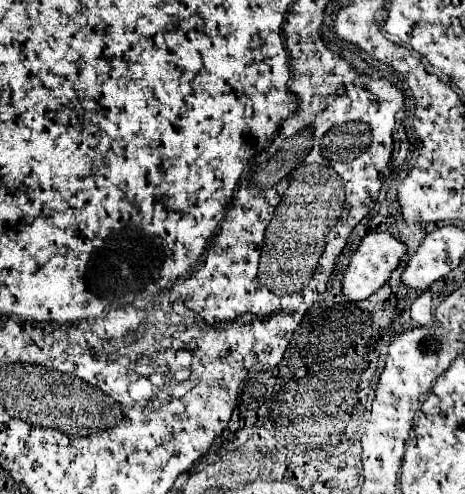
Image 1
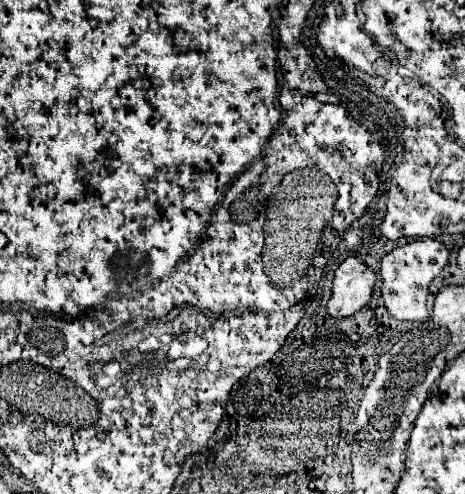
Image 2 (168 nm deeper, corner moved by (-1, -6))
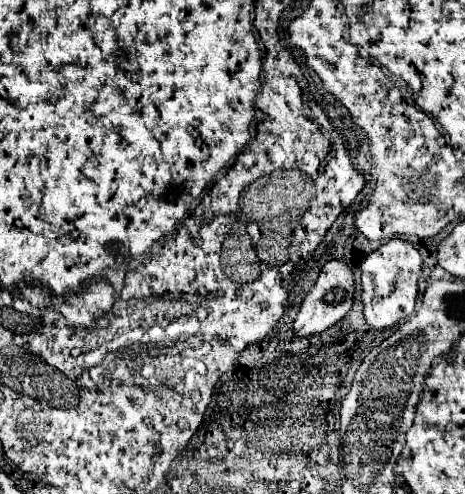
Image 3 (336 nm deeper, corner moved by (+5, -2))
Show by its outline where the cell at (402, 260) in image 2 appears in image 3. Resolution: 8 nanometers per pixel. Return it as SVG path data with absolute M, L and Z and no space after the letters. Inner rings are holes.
M394 238L390 244L380 246L374 254L368 254L360 264L362 270L362 302L364 318L374 328L394 326L414 312L418 296L418 278L422 268L422 254L408 240Z

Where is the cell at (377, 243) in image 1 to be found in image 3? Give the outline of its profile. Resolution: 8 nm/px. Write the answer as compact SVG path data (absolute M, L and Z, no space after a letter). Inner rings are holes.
M330 260L322 266L320 276L314 284L314 288L306 294L306 298L302 300L300 312L292 324L294 332L298 336L310 336L310 334L318 334L326 328L334 326L340 321L346 312L352 308L352 300L354 300L354 270L342 262L342 260Z

